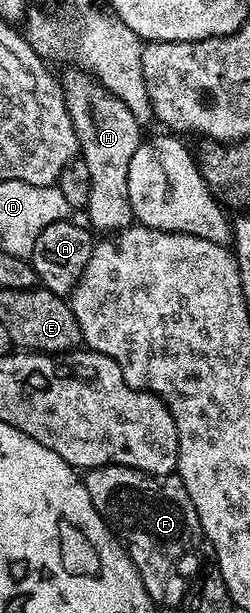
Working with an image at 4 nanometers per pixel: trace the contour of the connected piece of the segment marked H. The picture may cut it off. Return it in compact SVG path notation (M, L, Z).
M73 70L60 82L67 113L74 123L78 151L90 172L90 203L86 216L96 228L117 233L129 228L135 220L130 207L129 167L142 140L139 118L91 74Z

